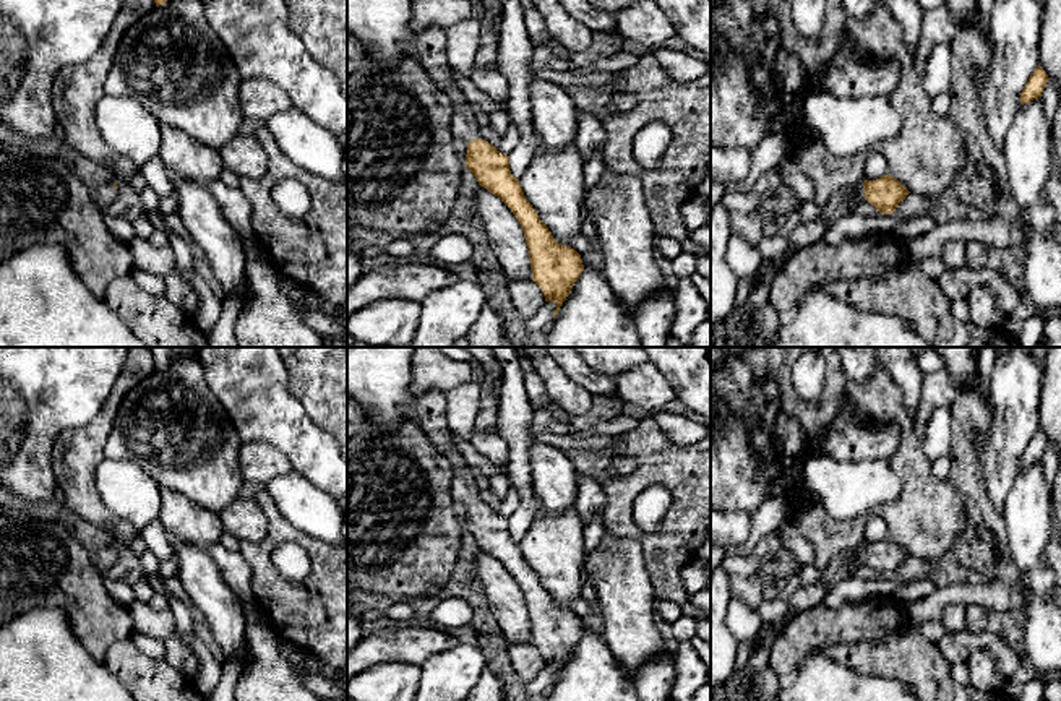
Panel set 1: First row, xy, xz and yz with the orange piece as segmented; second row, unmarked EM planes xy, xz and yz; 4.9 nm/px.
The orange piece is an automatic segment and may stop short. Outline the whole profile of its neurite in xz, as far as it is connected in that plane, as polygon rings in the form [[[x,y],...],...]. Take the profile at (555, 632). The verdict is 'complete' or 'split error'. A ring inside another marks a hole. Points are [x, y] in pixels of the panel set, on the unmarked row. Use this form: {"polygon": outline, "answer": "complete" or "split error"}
{"polygon": [[[432,389],[419,396],[414,422],[453,466],[451,495],[454,501],[467,506],[466,531],[475,539],[480,550],[511,573],[521,587],[529,612],[532,644],[542,652],[545,665],[556,667],[555,682],[584,634],[581,618],[574,612],[558,607],[540,584],[537,574],[526,563],[519,542],[509,534],[509,519],[480,501],[474,471],[456,448],[456,437],[446,424],[446,393]]], "answer": "split error"}

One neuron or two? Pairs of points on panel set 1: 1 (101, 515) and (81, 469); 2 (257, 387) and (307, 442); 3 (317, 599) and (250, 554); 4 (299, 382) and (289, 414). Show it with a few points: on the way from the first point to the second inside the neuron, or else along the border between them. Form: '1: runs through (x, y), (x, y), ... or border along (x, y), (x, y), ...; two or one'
1: runs through (90, 503), (81, 495), (81, 481); one
2: runs through (265, 399), (294, 429); one
3: runs through (299, 599), (292, 599), (265, 571); one
4: border along (284, 364), (289, 393), (318, 427); two

